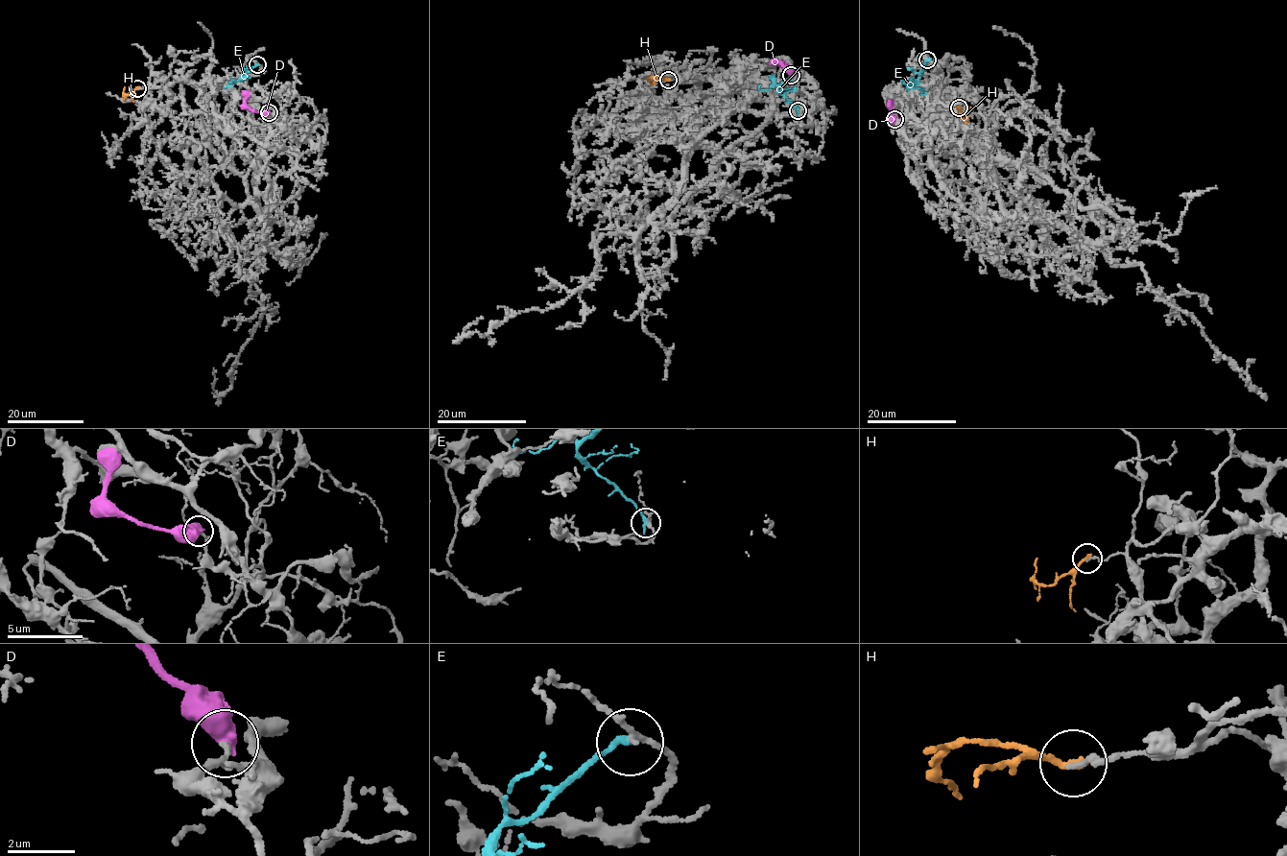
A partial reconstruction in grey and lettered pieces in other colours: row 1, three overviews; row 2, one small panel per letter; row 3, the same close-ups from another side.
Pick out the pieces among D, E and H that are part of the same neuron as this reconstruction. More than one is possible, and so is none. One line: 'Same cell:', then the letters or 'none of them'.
Same cell: none of them

